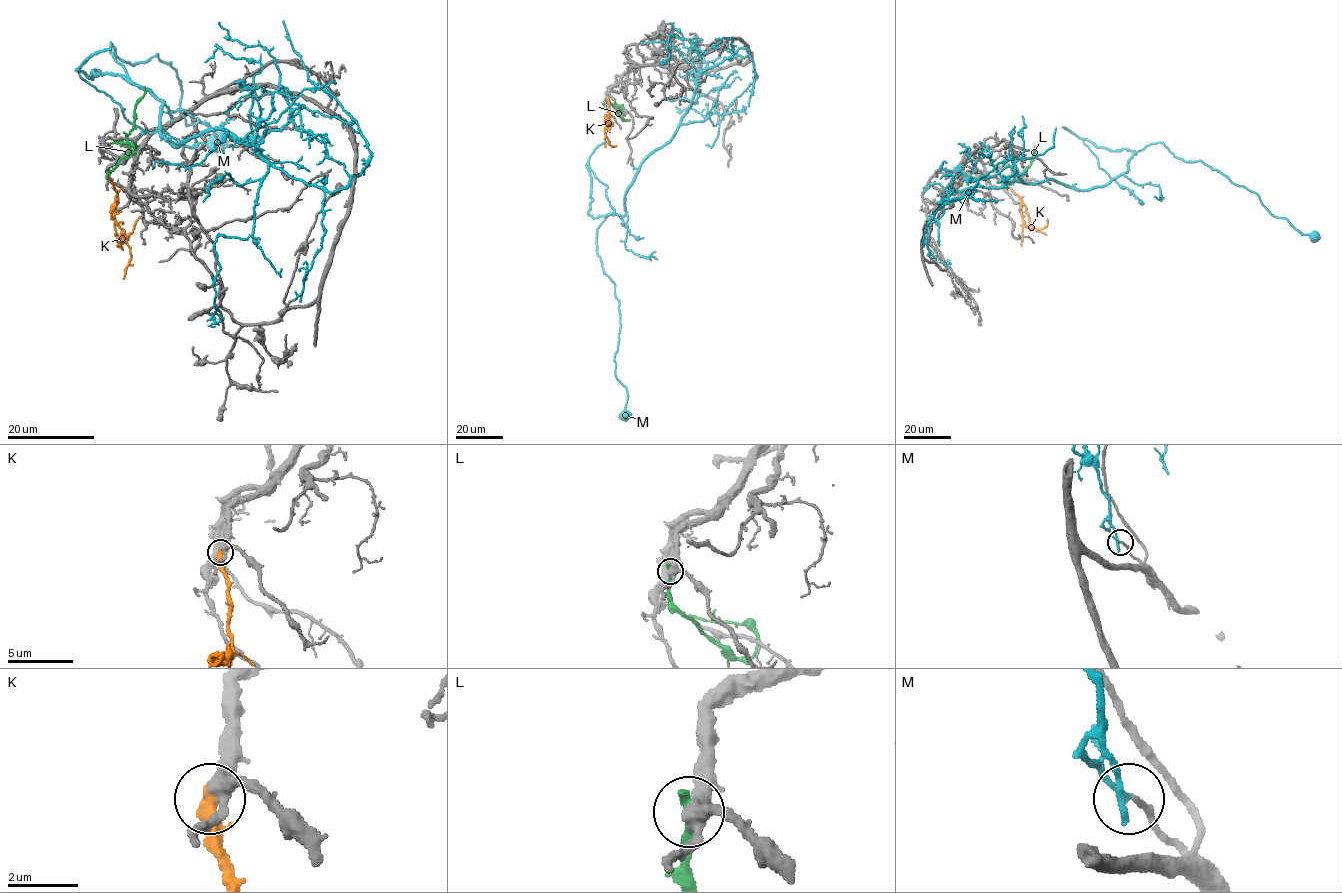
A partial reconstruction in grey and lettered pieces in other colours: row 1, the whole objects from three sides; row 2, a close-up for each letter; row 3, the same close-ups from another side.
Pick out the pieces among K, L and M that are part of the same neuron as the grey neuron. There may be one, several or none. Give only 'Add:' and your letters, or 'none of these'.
Add: K

